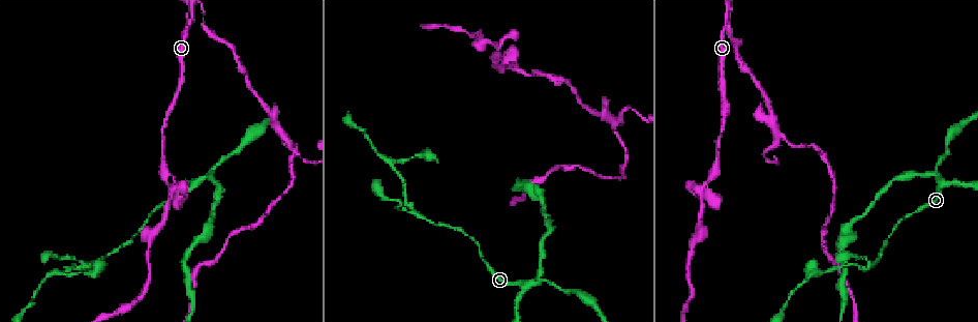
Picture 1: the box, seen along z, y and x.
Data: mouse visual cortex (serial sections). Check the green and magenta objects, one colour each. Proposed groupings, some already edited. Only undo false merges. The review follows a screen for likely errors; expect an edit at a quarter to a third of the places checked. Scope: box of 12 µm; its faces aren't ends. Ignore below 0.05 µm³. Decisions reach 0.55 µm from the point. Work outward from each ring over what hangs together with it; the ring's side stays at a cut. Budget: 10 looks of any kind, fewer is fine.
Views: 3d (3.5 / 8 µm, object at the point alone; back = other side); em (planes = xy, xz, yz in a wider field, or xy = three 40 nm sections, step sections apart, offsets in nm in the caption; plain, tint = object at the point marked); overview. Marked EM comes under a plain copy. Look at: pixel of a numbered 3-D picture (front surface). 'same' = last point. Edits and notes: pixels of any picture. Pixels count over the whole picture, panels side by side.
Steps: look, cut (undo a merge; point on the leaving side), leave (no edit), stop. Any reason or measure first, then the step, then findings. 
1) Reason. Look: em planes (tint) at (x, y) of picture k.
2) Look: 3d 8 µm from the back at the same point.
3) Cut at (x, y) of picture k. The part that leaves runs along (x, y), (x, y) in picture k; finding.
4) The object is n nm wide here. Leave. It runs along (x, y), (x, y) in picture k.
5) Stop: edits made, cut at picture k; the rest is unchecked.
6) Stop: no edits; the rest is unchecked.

Branch point. Look: 3d 3.5 µm at (207, 174) of picture 1.

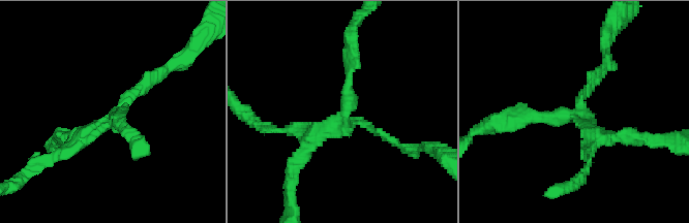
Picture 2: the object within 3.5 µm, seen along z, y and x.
Shape alone is not enough. Look: em xy step 5 (tint) at (581, 115) of picture 2.

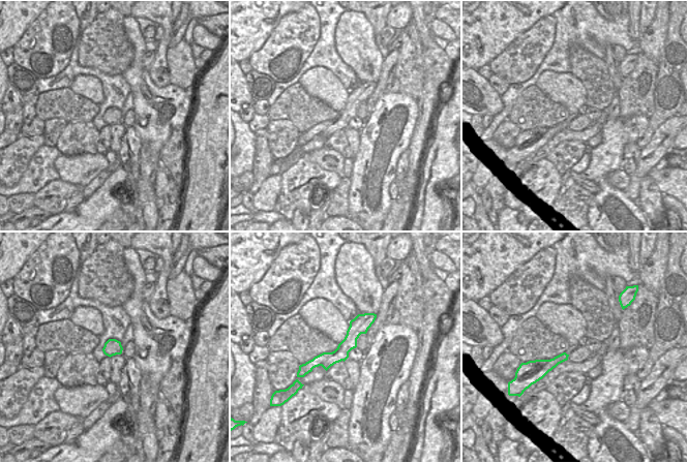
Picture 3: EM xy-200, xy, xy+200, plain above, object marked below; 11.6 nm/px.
Cut at (294, 173) of picture 2. A second cell is stuck on.

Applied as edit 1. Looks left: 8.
Look: overview.

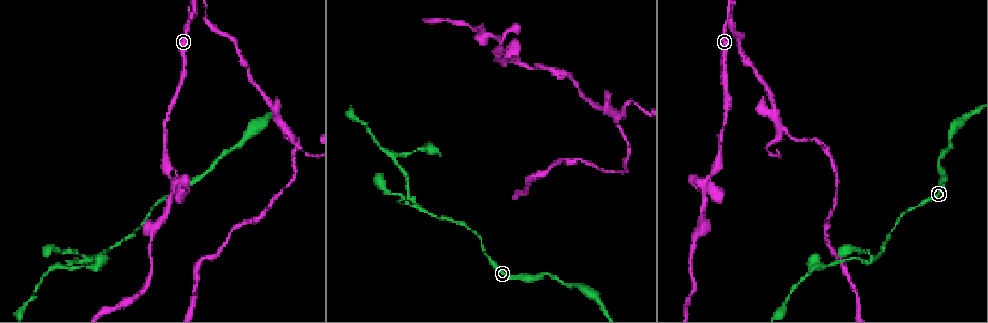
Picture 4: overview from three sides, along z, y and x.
Branch point. Look: 3d 3.5 µm from the back at (504, 38) of picture 4.

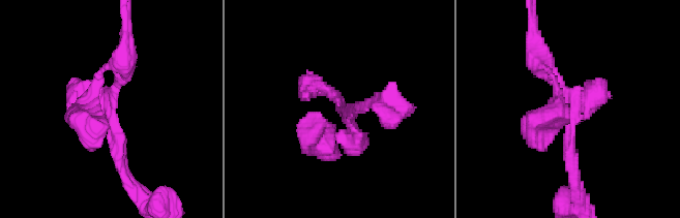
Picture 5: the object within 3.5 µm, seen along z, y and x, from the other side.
Need the tissue. Look: em xy step 2 (tint) at (341, 107) of picture 5.

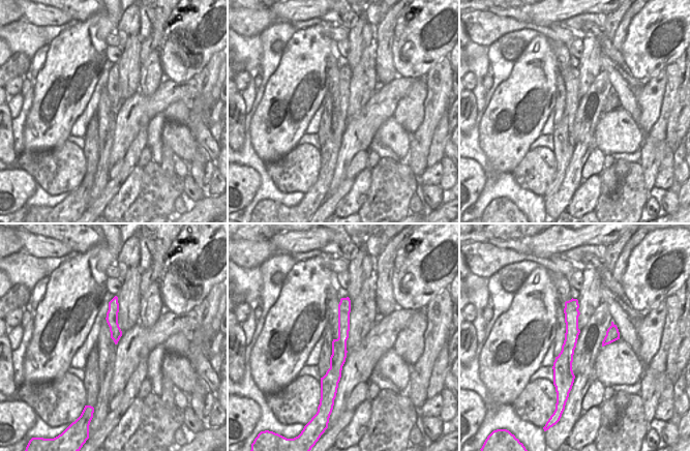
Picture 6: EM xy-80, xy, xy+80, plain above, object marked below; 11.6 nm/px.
Leave. It runs along (537, 49), (573, 102), (571, 169) in picture 5; one cell here.

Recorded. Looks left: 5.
Sharp bend. Look: em xy step 3 (tint) at (206, 7) of picture 4.

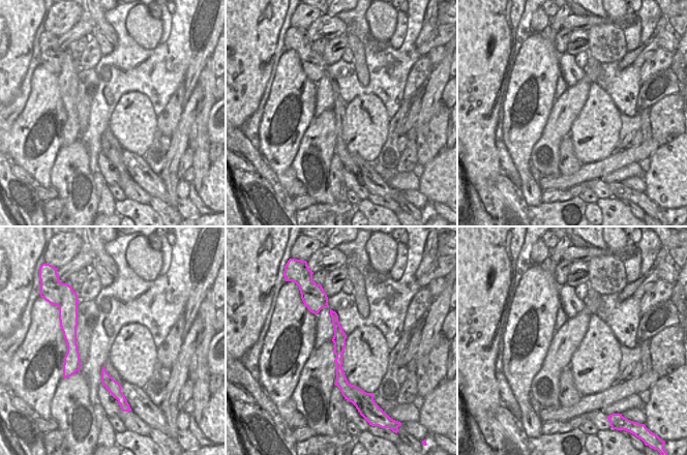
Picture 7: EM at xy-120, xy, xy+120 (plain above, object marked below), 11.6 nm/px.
Look: 3d 3.5 µm at the same point.

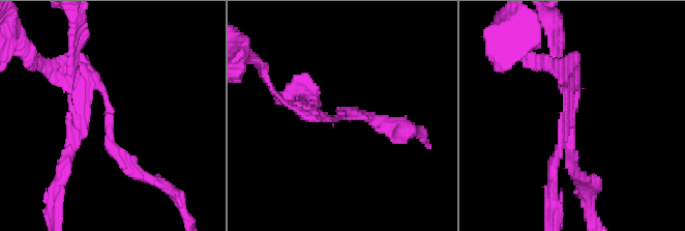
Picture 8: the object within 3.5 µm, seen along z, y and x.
Cut at (544, 62) of picture 8. A second cell is stuck on.

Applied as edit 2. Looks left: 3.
Arms run side by side. Look: 3d 8 µm at (92, 261) of picture 4.

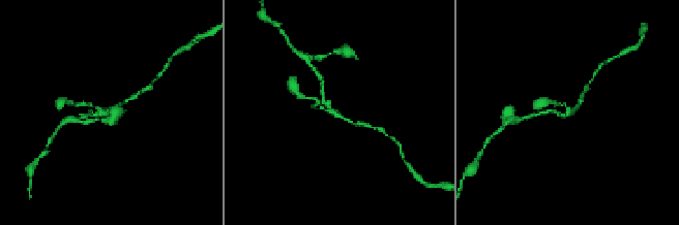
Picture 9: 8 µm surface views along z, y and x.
Look: em planes (tint) at (106, 113) of picture 9.

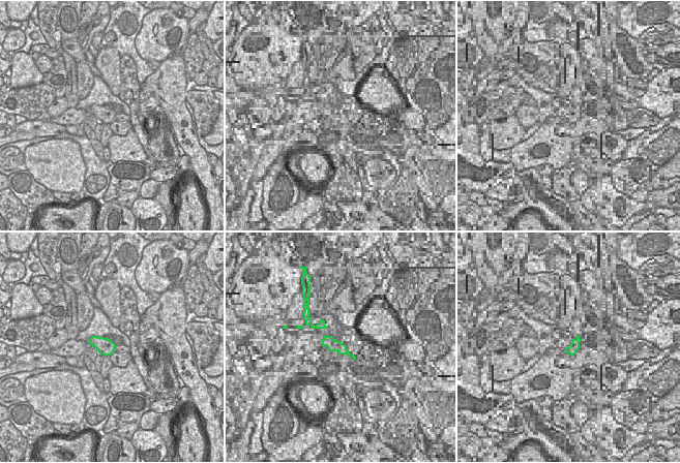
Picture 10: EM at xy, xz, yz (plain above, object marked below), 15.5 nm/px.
Leave. It runs along (361, 124), (331, 110), (322, 93) in picture 9; all the same cell.

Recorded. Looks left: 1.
Stop: edits made, cut at picture 2, cut at picture 8; the rest is unchecked.

